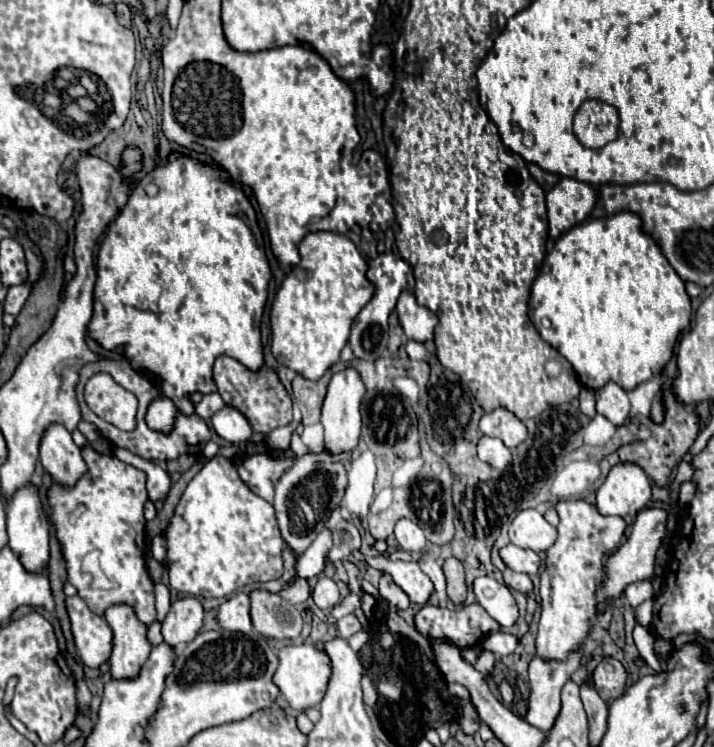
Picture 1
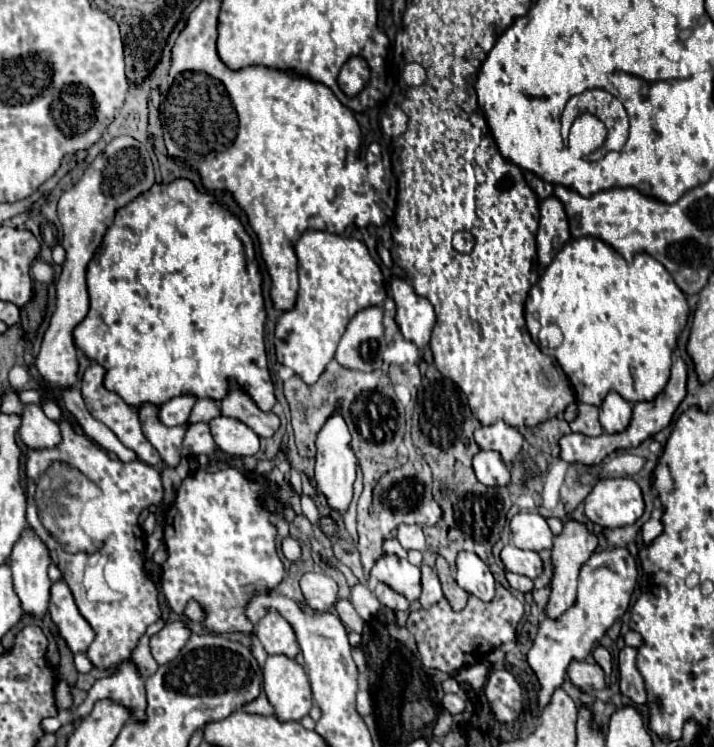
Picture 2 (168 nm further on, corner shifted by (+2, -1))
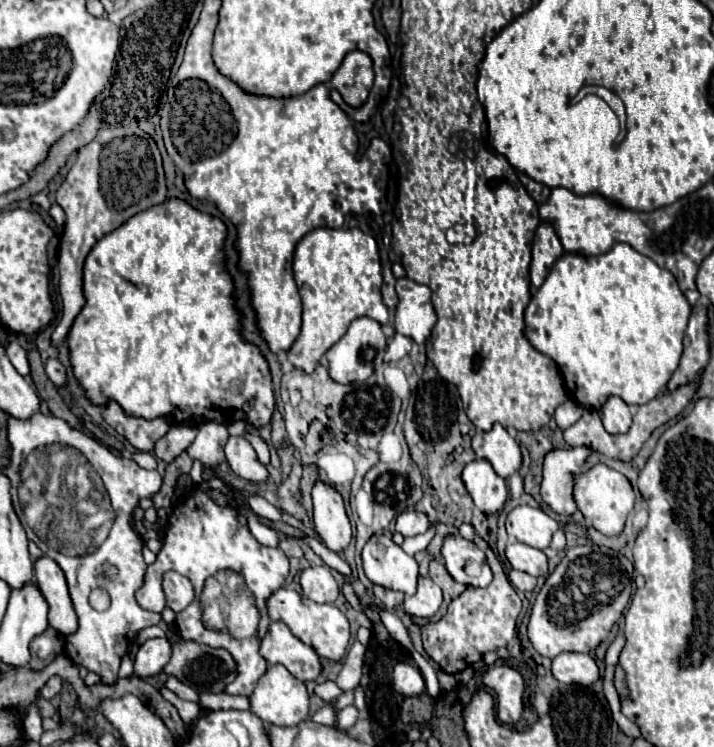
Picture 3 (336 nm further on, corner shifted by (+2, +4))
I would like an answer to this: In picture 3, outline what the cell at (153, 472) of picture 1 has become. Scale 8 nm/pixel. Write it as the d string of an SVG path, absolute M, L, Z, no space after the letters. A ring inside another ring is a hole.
M50 358L50 360L44 364L44 368L46 368L48 378L50 378L56 386L66 386L66 382L68 382L68 378L66 378L66 368L62 366L60 360Z

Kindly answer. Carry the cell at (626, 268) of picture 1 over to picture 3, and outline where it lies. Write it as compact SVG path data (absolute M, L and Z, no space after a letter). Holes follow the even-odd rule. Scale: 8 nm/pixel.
M622 242L600 256L562 254L524 312L530 344L558 364L568 394L578 404L596 410L610 396L620 396L626 404L638 406L654 400L678 368L688 318L690 304L672 272Z

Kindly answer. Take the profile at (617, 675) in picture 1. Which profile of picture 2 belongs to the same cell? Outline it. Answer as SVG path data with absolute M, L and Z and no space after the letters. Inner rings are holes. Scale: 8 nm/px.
M572 661L566 669L566 675L568 679L572 681L574 687L578 687L580 691L584 693L590 693L590 691L598 691L598 689L604 689L606 687L606 681L604 681L604 671L600 665L596 663L586 663L586 661Z

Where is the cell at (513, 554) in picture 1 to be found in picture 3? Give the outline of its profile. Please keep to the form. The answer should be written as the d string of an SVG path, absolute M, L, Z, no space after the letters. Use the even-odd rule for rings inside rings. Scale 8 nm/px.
M512 542L506 546L506 558L512 568L528 572L532 576L546 576L548 574L548 558L542 550L532 548L522 542Z

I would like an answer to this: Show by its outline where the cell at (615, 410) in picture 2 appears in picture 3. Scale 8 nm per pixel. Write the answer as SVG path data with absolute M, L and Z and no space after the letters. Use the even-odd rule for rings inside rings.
M610 396L606 400L606 404L600 408L600 418L604 428L610 434L620 434L620 432L628 432L628 428L632 426L632 414L628 404L618 398L618 396Z

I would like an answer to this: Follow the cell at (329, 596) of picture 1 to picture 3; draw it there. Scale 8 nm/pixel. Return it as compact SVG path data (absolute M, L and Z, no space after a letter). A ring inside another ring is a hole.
M326 566L306 568L300 576L300 584L304 596L318 604L332 604L340 596L340 586Z

